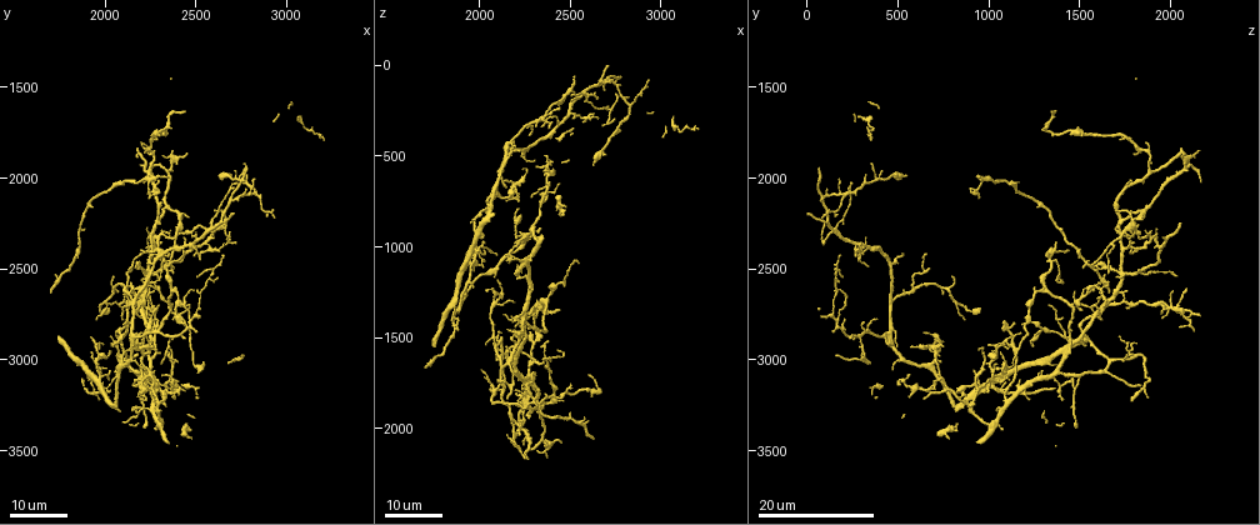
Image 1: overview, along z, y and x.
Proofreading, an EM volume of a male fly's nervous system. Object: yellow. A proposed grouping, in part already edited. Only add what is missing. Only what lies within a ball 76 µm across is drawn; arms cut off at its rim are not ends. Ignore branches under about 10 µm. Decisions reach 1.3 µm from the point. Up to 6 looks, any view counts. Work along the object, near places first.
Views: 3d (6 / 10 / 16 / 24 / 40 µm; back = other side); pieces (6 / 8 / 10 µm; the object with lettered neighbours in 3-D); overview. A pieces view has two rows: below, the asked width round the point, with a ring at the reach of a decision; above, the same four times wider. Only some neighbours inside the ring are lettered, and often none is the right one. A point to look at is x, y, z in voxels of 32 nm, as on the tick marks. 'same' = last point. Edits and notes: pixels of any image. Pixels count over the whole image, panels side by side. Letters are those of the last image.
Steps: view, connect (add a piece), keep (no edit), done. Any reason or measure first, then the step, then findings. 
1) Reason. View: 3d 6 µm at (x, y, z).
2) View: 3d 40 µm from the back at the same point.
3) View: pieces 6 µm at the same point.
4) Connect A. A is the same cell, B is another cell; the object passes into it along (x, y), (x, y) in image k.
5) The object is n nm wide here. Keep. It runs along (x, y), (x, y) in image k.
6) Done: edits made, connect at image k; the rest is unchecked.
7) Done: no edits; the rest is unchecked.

Long arm stops here. View: 3d 16 µm at (2240, 2780, 1080).

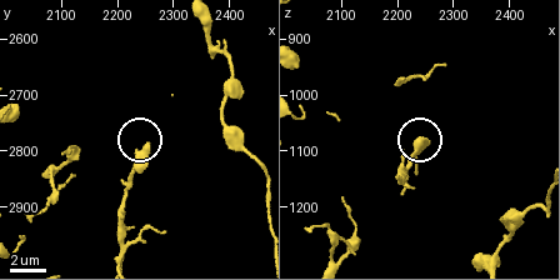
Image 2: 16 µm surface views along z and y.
View: pieces 8 µm at (2255, 2790, 1090).

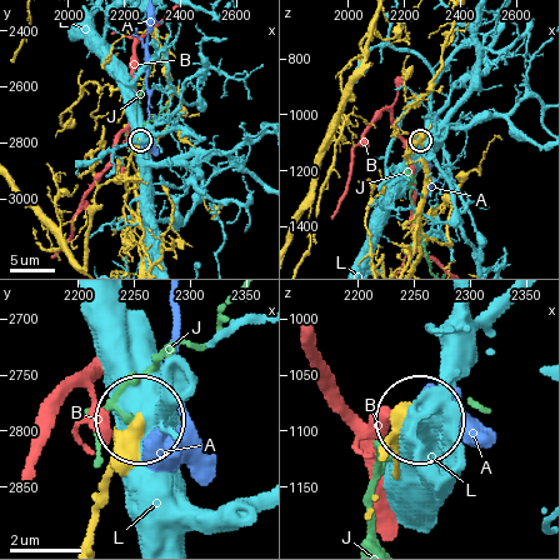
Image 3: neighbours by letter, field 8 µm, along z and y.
Keep. A, B, J and L are other cells; it runs along (91, 531), (106, 469), (133, 426) in image 3; none of them fits.

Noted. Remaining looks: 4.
An open end. View: 3d 24 µm at (2600, 2180, 1700).

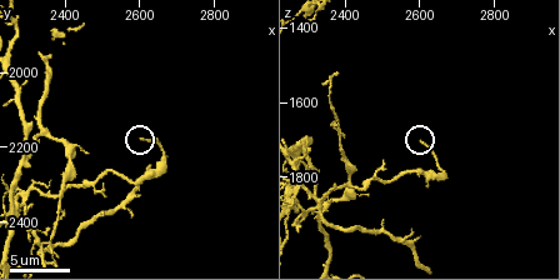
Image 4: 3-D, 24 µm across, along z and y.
View: pieces 6 µm at (2600, 2180, 1710).

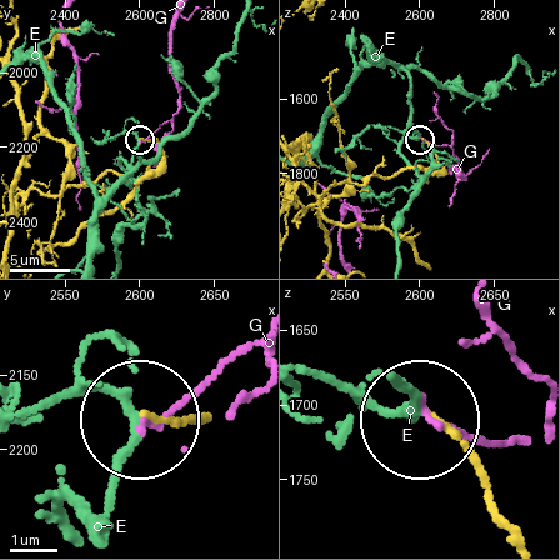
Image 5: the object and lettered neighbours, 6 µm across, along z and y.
Keep. E and G are other cells; it runs along (509, 536), (473, 464), (429, 420) in image 5; no lettered piece goes on from it.

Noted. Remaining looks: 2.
View: 3d 24 µm at (2420, 1620, 1360).

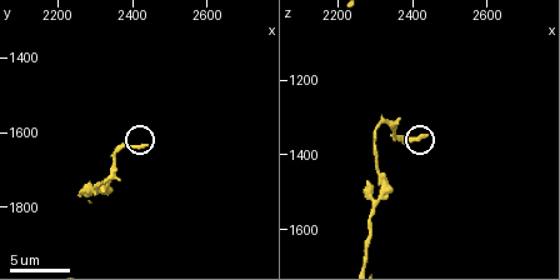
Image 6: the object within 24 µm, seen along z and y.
What lies round it. View: pieces 10 µm at (2440, 1640, 1350).

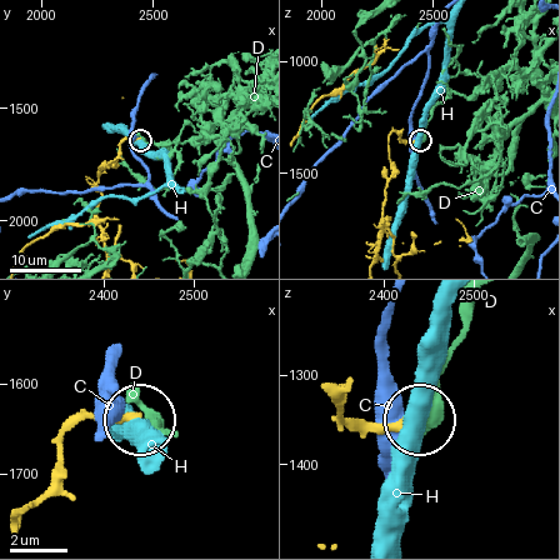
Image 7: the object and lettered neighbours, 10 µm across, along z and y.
The object is 240 nm wide here. Keep. C, D and H are other cells; none of them fits.

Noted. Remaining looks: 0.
Done: no edits; the rest is unchecked.

